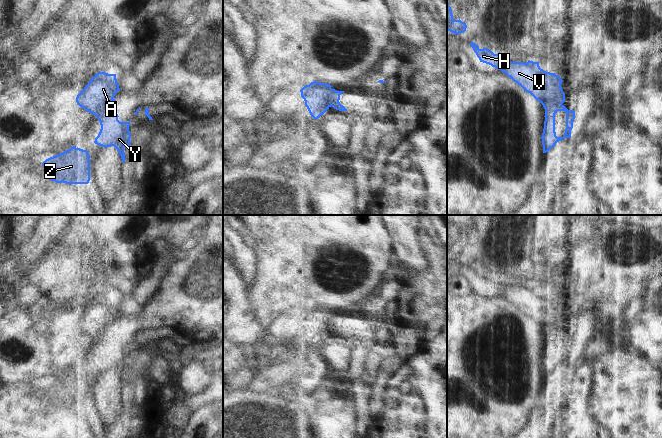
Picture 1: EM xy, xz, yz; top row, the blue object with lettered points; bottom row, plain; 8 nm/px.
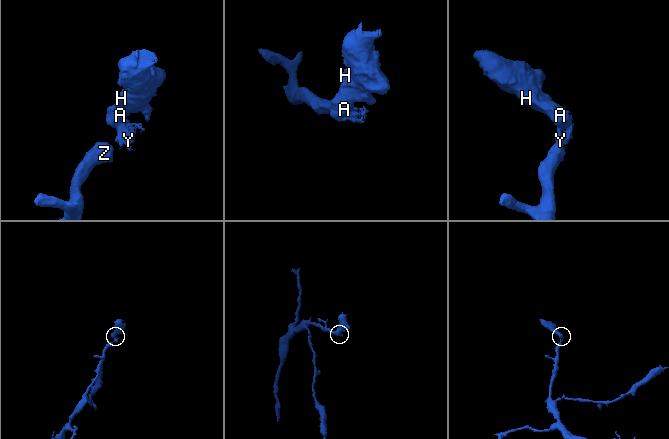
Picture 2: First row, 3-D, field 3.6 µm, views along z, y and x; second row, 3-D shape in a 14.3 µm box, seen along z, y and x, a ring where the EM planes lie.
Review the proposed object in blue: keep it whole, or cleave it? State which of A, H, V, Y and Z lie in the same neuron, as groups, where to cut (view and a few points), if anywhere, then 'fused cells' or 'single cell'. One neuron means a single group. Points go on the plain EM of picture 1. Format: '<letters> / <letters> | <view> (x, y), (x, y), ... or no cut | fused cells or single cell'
A H V / Y Z | xy (112, 321), (104, 329), (102, 336), (97, 341) | fused cells

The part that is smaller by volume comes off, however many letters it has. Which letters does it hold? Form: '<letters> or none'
A, H, V.

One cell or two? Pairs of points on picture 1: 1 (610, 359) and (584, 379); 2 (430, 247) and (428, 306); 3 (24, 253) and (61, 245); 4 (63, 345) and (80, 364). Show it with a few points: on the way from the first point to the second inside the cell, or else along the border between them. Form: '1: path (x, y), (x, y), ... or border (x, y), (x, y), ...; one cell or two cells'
1: border (583, 359), (590, 367), (592, 375); two cells
2: path (435, 262), (435, 291); one cell
3: border (52, 244), (33, 266); two cells
4: path (68, 350), (77, 359); one cell

